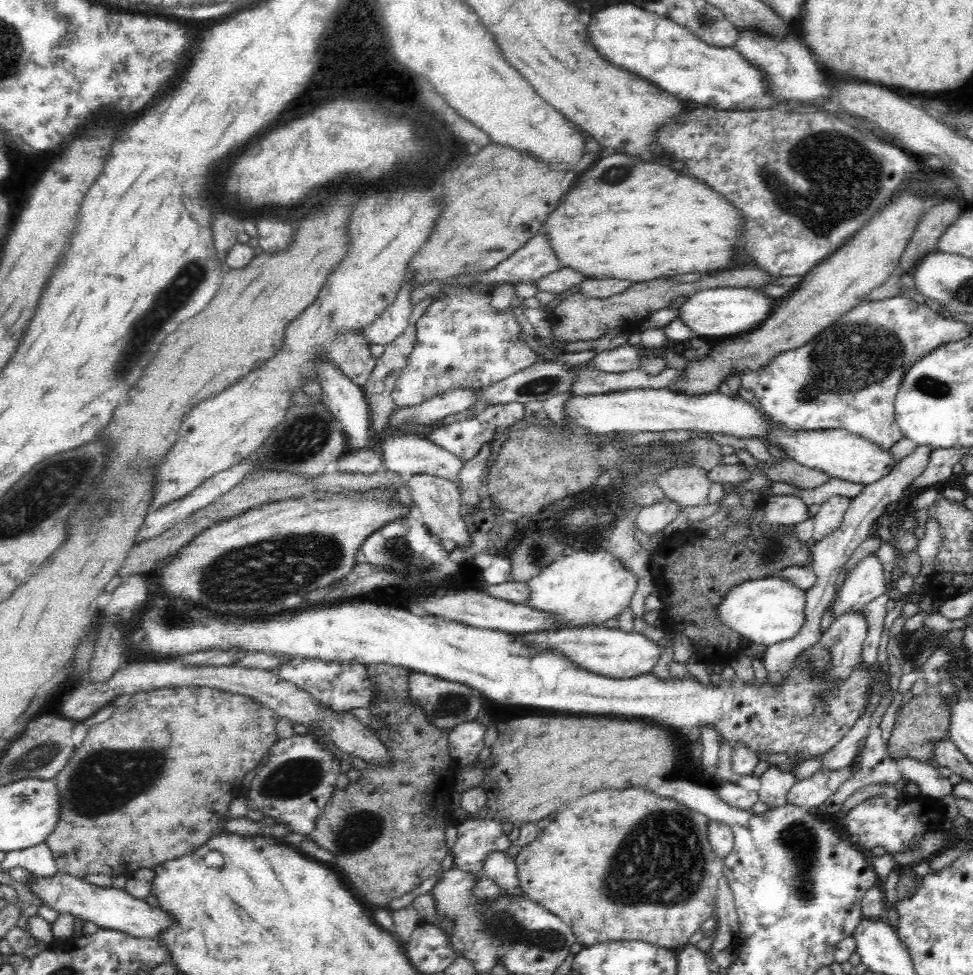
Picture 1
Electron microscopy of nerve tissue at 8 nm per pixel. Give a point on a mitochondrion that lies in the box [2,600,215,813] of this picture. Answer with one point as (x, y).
(41, 756)

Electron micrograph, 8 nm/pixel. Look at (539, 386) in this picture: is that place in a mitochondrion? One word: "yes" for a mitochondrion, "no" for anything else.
yes

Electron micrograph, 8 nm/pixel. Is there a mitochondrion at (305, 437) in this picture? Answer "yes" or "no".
yes

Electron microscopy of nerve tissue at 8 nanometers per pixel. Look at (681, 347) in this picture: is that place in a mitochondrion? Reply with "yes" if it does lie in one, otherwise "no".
no

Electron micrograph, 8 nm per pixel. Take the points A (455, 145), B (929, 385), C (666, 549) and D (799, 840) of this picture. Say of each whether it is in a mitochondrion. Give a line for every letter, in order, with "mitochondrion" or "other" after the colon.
A: other
B: mitochondrion
C: other
D: mitochondrion

